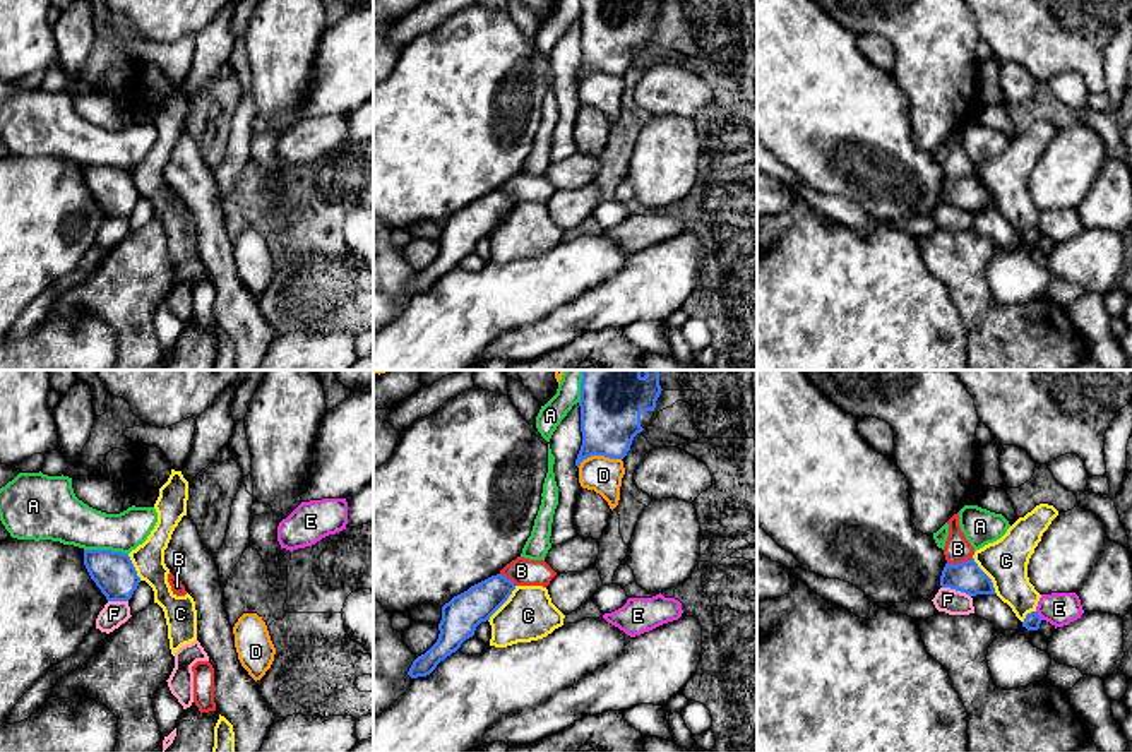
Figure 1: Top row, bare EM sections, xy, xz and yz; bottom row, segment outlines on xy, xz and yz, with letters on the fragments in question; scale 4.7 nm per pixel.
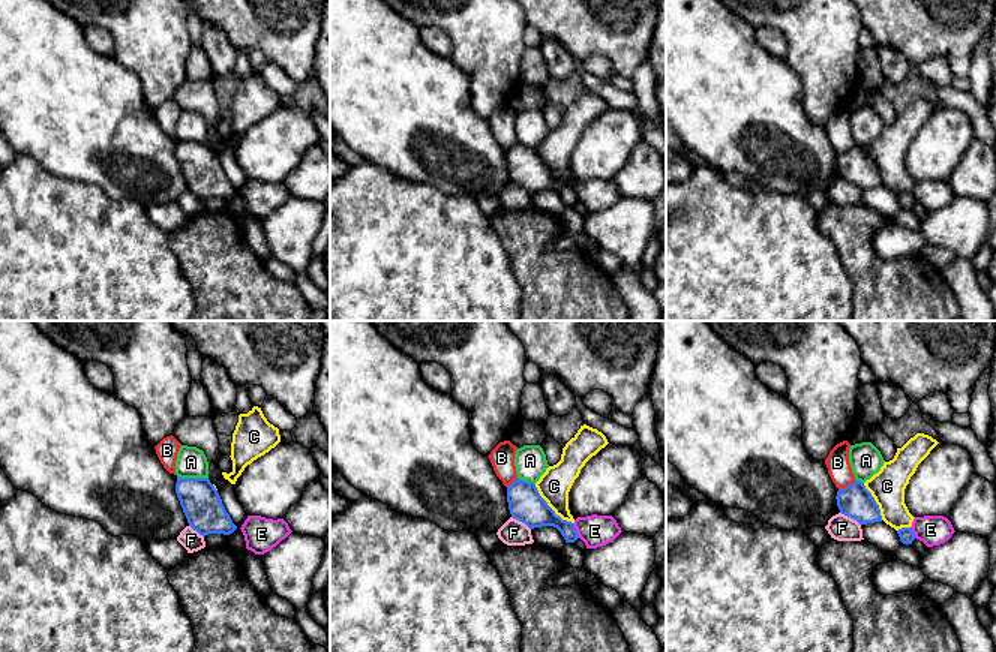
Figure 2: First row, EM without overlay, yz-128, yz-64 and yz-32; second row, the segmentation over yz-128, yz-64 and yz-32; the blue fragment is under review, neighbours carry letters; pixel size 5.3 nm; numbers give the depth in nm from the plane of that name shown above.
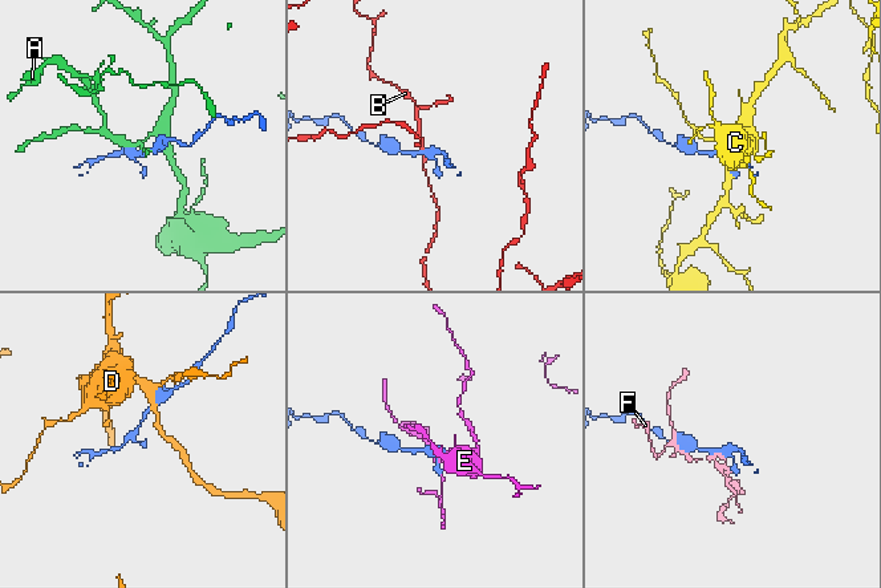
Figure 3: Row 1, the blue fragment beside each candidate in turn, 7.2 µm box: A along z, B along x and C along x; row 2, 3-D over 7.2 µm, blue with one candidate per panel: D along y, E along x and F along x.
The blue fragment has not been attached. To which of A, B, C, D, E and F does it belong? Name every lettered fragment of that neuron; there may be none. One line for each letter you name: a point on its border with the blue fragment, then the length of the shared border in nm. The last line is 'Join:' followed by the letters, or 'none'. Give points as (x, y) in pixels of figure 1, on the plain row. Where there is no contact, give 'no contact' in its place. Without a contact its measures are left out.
B: yz (959, 180) | 120 nm
Join: B

